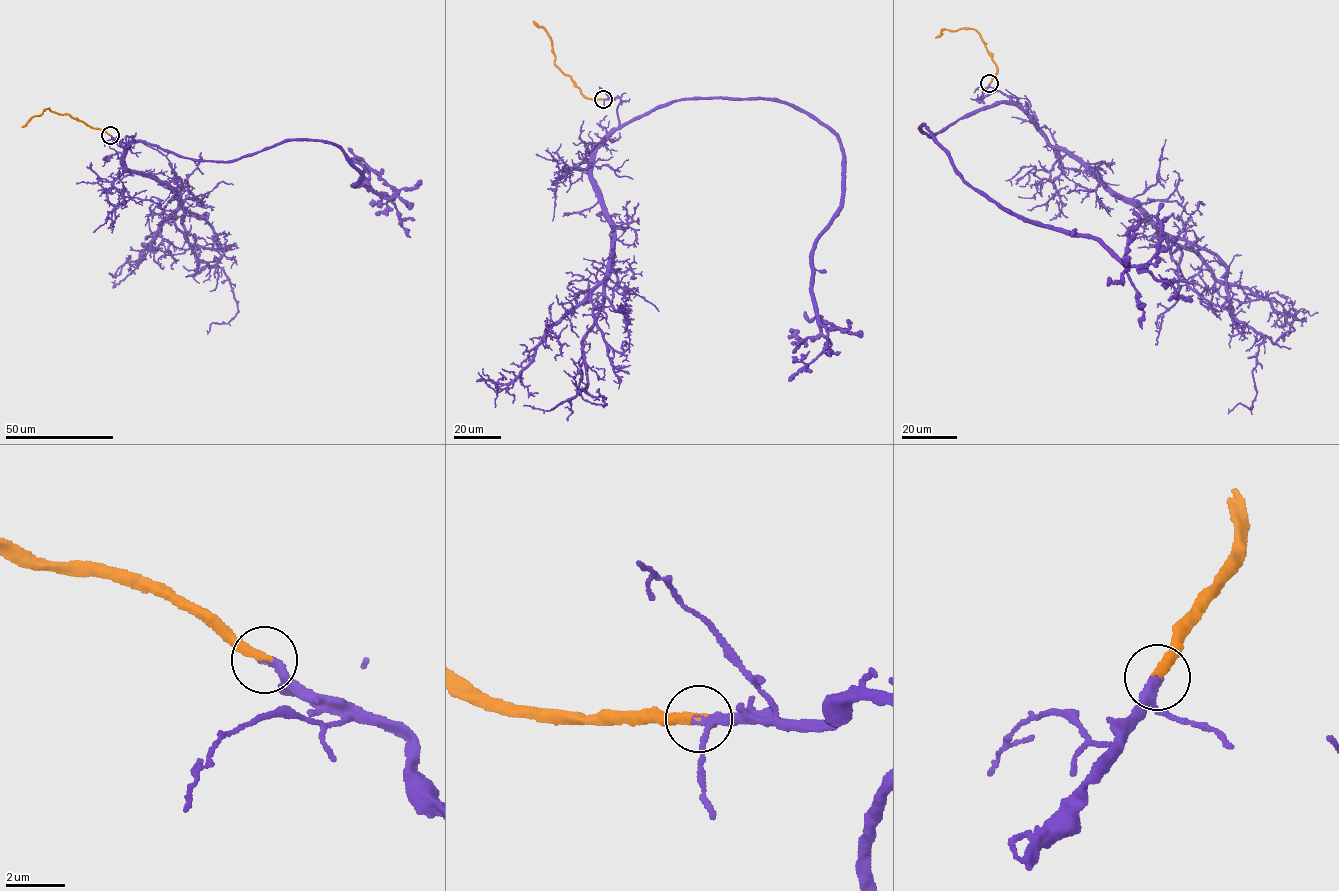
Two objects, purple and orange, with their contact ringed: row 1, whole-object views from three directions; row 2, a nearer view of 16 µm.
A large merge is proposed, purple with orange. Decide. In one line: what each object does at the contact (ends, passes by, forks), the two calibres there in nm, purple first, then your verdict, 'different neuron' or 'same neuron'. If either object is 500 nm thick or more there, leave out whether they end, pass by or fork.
purple passes by; orange ends there; 240 nm thick on the purple side, 340 nm on the other; same neuron

